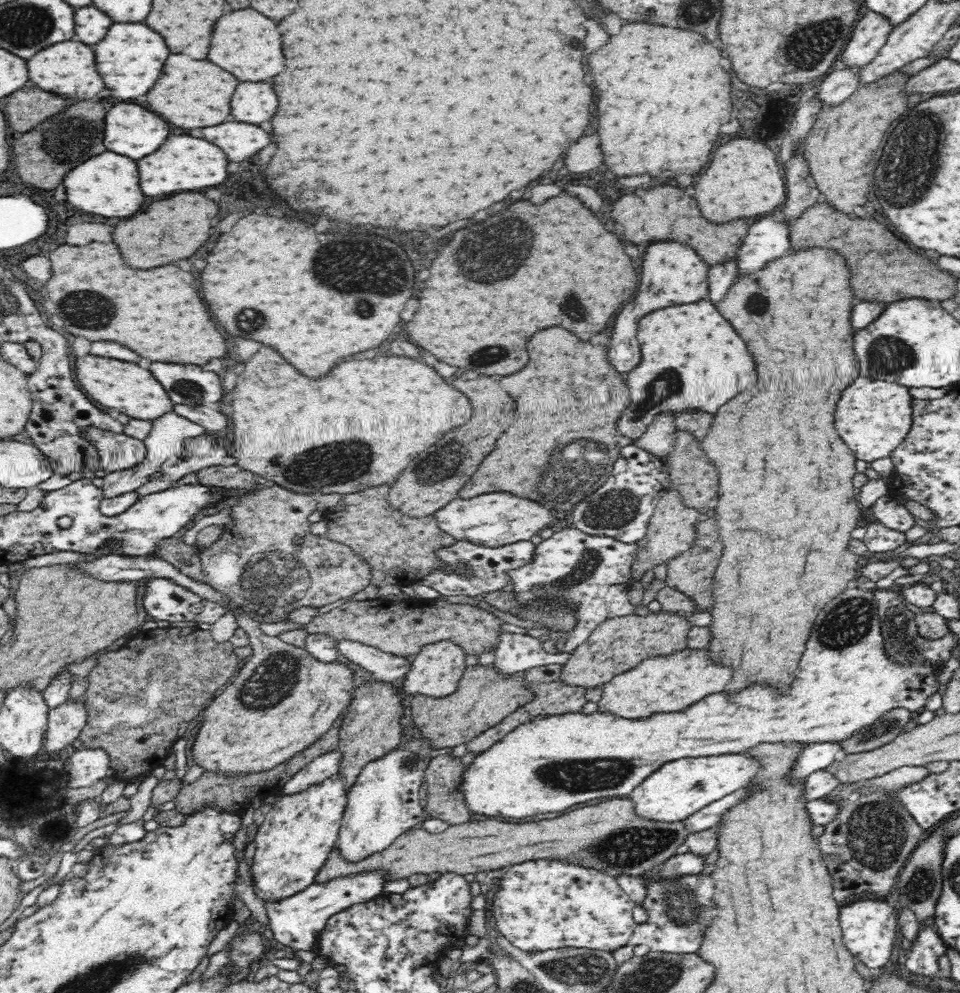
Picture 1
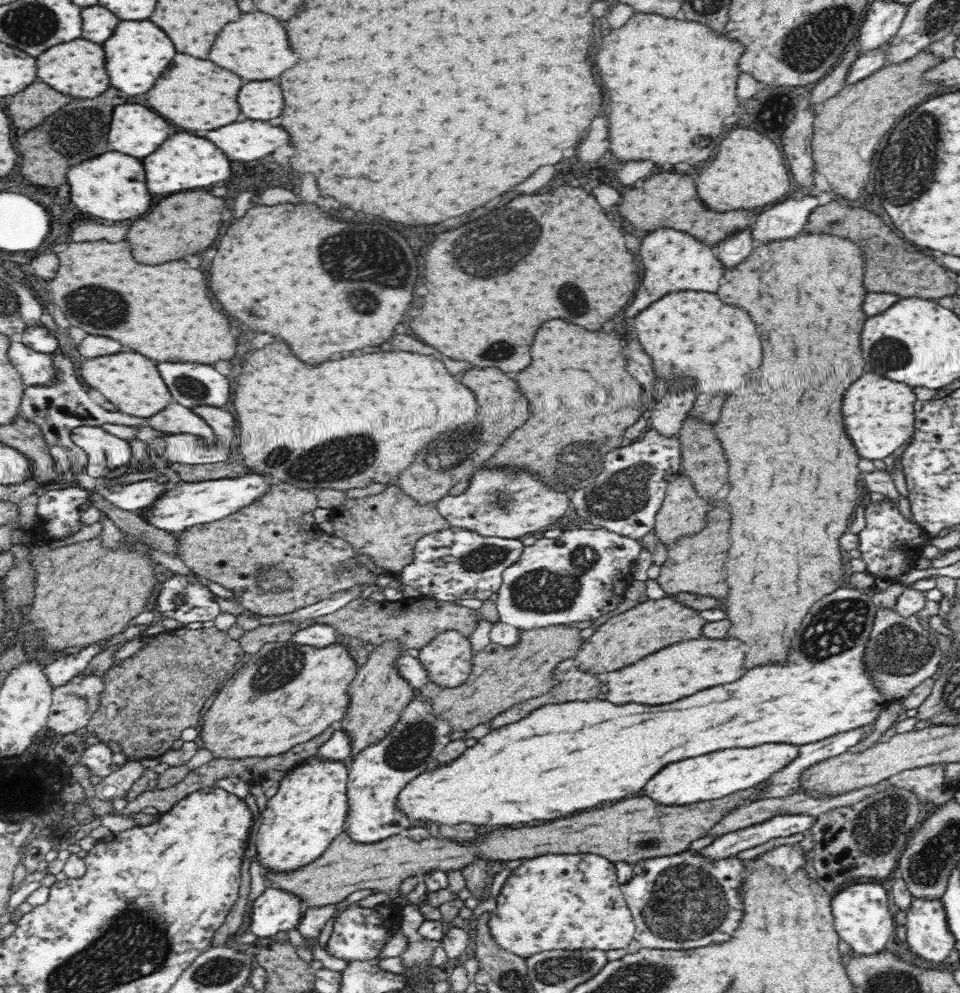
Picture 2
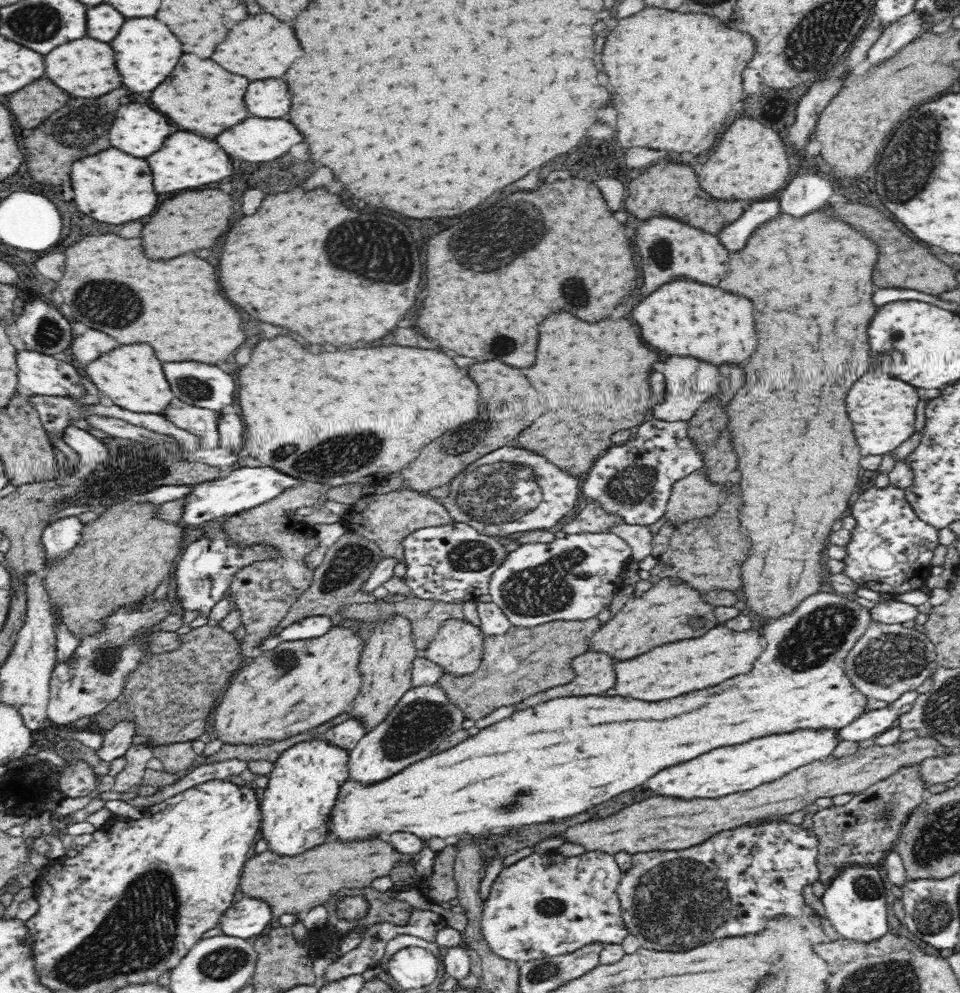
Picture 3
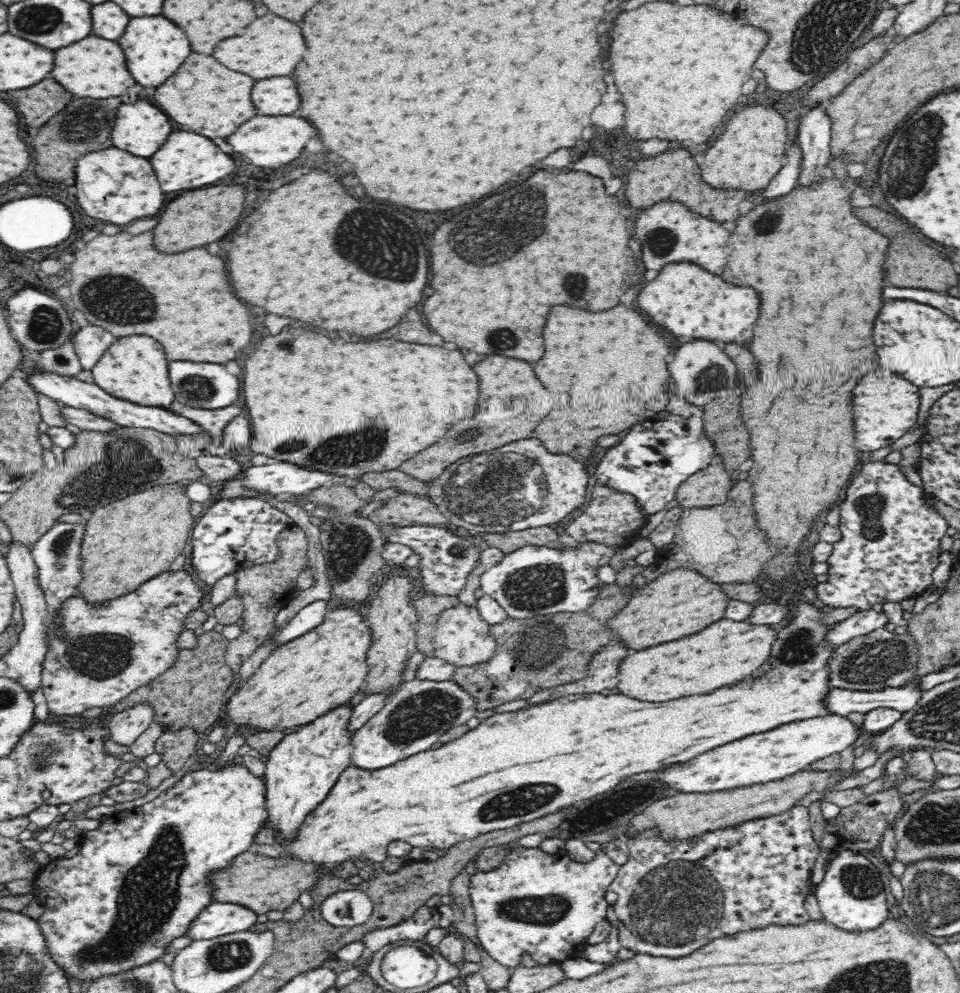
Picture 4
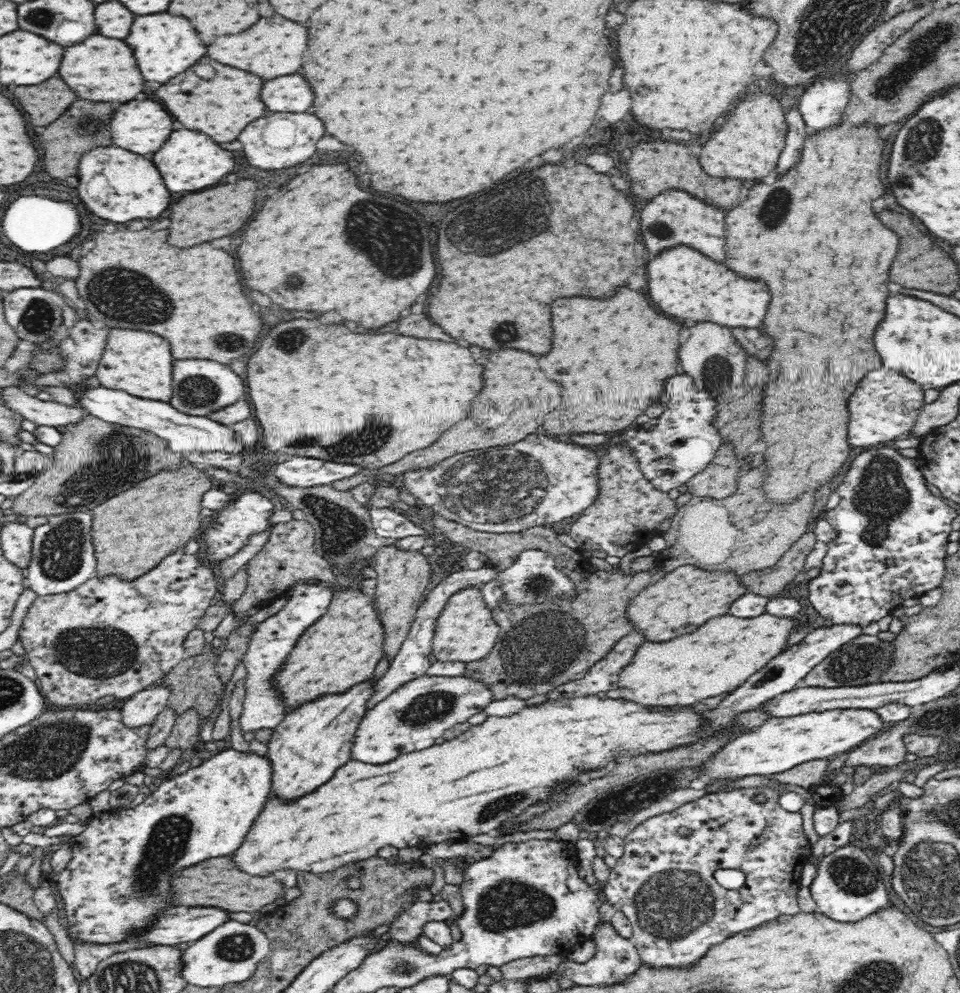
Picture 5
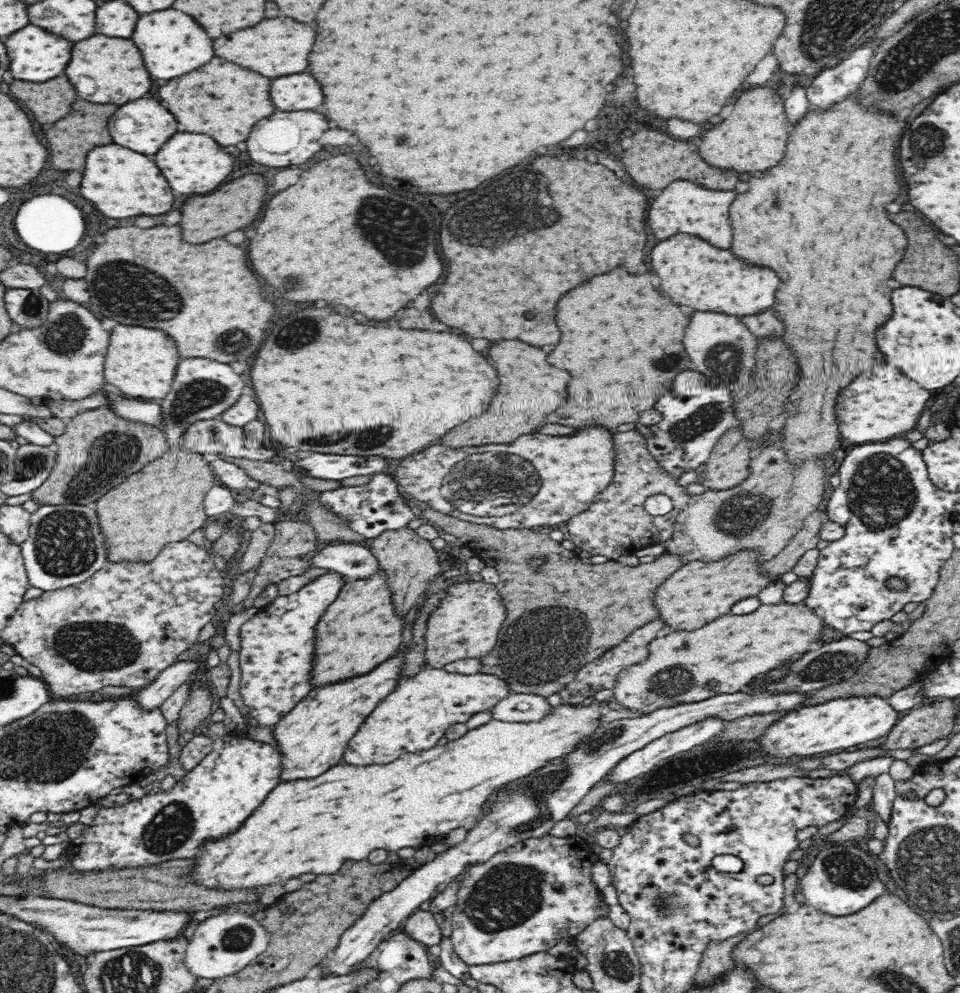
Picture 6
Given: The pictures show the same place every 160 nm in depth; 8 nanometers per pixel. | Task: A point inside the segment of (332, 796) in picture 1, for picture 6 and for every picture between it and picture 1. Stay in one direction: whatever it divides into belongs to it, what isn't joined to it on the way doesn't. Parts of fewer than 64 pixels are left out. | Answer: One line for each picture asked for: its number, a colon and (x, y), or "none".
2: (308, 811)
3: (296, 807)
4: (300, 772)
5: (308, 746)
6: (311, 738)

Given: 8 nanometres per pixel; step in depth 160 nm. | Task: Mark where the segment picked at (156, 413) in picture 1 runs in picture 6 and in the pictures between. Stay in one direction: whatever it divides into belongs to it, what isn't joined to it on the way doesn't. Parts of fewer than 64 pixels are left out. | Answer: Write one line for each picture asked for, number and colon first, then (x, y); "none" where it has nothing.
2: (130, 382)
3: (131, 377)
4: (138, 360)
5: (139, 363)
6: (140, 362)

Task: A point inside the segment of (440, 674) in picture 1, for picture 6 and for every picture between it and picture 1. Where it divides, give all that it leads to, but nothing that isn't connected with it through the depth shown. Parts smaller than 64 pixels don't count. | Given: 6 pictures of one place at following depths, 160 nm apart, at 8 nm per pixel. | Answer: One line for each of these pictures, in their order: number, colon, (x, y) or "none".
2: (447, 659)
3: (456, 649)
4: (462, 638)
5: (465, 631)
6: (467, 625)

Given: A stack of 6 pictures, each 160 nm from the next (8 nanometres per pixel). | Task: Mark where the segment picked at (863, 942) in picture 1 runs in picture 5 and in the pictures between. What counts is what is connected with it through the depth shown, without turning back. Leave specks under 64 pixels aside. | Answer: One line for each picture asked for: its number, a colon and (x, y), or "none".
2: (861, 915)
3: (855, 904)
4: (851, 896)
5: (847, 887)

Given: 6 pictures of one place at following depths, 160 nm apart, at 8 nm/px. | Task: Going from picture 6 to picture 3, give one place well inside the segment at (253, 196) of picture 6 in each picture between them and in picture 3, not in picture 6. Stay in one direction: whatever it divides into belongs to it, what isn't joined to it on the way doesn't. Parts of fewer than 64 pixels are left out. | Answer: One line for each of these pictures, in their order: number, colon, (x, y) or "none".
3: (191, 221)
4: (194, 219)
5: (203, 216)

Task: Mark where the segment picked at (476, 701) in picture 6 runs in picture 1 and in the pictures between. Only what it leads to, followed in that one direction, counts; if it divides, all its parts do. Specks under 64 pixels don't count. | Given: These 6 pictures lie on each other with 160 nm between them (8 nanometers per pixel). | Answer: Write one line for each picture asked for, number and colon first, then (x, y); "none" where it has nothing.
1: (385, 801)
2: (378, 774)
3: (423, 719)
4: (422, 711)
5: (418, 713)

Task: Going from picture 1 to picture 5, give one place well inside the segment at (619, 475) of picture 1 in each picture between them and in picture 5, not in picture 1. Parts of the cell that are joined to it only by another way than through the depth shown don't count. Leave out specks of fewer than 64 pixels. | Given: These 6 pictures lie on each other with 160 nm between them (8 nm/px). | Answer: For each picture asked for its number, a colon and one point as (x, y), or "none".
2: (624, 498)
3: (632, 480)
4: (656, 455)
5: (672, 448)

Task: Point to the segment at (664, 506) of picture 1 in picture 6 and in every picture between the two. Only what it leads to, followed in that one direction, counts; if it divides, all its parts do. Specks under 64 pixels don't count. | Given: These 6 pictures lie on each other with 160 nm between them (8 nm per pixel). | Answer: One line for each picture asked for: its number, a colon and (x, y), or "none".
2: (682, 513)
3: (692, 498)
4: (709, 487)
5: (718, 481)
6: (728, 466)

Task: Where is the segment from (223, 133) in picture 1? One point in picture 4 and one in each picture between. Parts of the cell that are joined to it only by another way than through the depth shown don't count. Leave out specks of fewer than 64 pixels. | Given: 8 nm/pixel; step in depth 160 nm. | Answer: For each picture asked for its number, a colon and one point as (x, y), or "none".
2: (244, 141)
3: (255, 140)
4: (264, 140)

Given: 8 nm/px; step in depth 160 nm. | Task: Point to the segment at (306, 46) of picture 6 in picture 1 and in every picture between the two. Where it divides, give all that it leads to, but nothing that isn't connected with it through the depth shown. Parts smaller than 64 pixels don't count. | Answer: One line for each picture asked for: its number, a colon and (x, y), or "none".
1: (247, 44)
2: (255, 47)
3: (260, 47)
4: (270, 46)
5: (274, 46)

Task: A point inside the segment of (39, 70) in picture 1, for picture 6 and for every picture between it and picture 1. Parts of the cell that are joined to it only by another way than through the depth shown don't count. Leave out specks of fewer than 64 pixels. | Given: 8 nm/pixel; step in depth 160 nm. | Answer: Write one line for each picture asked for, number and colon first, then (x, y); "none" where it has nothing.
2: (76, 69)
3: (84, 68)
4: (93, 68)
5: (99, 68)
6: (106, 70)

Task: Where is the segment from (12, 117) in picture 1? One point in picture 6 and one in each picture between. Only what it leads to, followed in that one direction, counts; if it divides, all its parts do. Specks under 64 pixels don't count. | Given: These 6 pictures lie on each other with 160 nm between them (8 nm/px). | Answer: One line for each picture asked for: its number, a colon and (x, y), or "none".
2: (28, 108)
3: (36, 101)
4: (35, 105)
5: (44, 103)
6: (50, 101)

